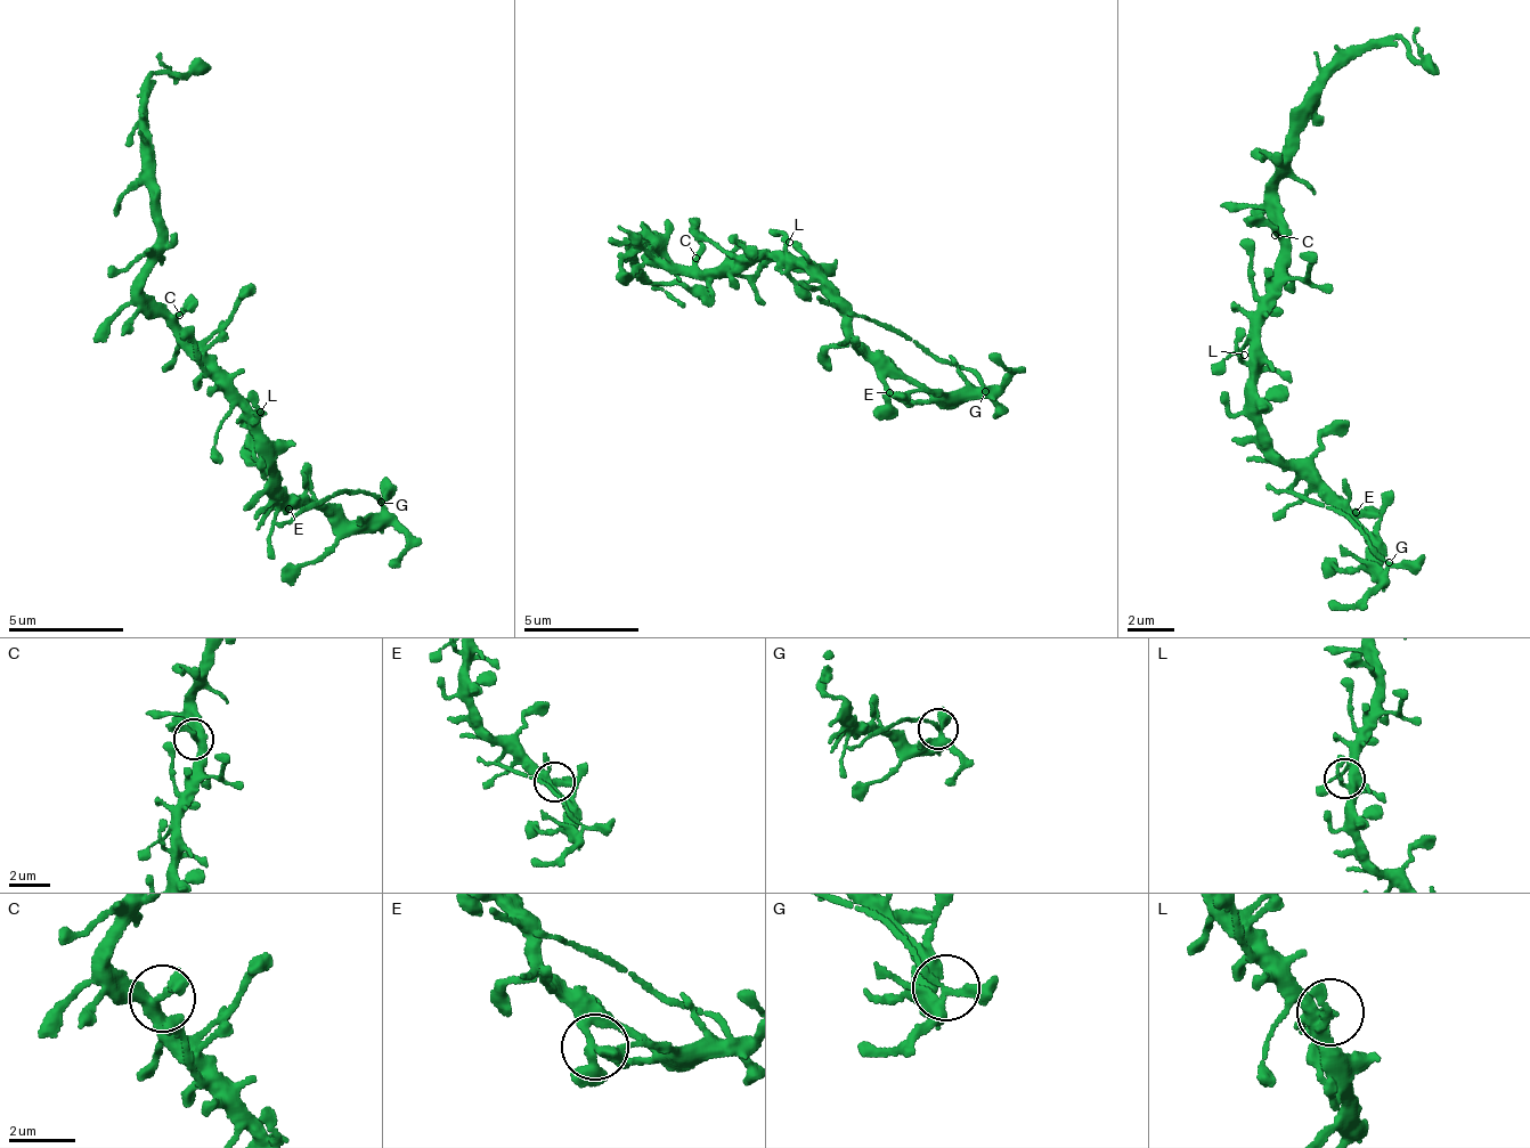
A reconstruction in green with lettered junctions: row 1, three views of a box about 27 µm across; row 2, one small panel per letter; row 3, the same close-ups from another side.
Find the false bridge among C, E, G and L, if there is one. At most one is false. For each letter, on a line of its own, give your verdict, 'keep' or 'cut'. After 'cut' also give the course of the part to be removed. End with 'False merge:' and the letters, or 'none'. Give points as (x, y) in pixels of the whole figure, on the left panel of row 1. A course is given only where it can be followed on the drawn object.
C: keep
E: keep
G: cut; course (382, 504), (360, 491), (332, 493), (278, 521)
L: keep
False merge: G

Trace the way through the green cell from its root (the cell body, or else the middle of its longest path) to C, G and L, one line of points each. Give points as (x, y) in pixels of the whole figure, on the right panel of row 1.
C: (1258, 358), (1259, 308), (1278, 266), (1280, 250), (1280, 239), (1275, 235)
G: (1258, 358), (1259, 436), (1284, 458), (1290, 458), (1366, 535), (1372, 558), (1380, 570), (1388, 564)
L: (1258, 358), (1244, 355)

